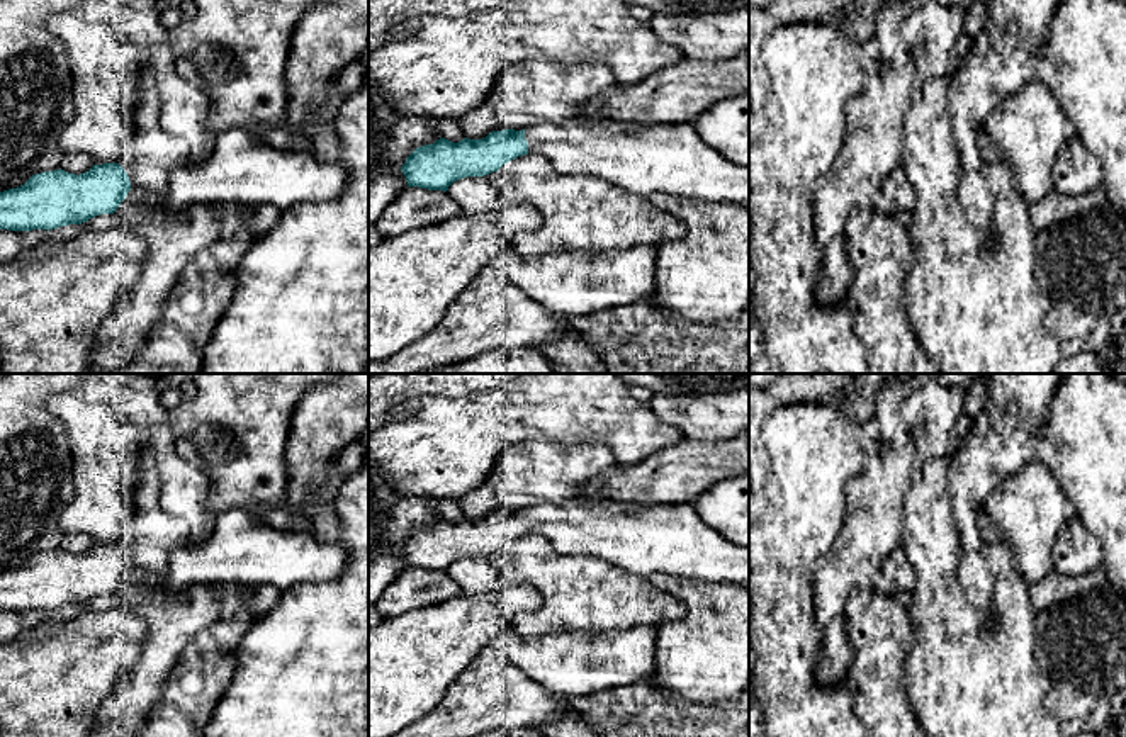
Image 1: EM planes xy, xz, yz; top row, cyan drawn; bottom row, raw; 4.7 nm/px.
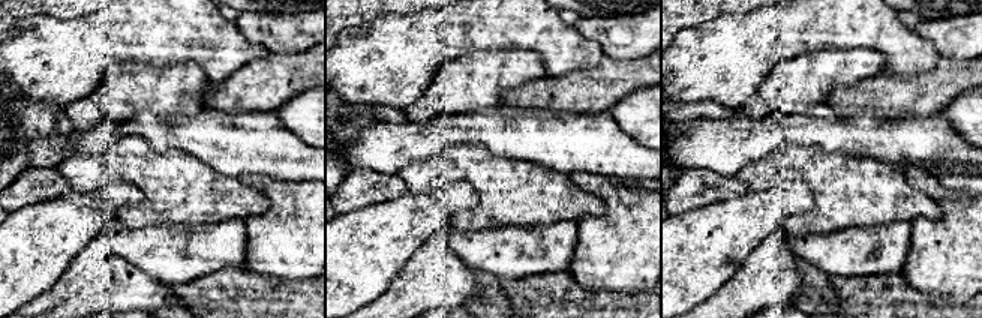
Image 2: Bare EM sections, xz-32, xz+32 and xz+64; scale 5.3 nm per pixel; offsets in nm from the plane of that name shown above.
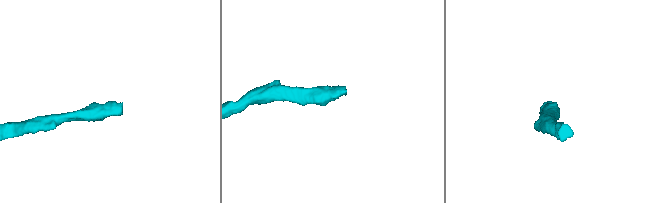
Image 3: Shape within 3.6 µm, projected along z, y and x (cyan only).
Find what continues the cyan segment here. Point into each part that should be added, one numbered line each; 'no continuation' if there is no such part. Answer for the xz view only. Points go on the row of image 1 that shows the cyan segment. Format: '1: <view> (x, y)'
1: xz (671, 158)

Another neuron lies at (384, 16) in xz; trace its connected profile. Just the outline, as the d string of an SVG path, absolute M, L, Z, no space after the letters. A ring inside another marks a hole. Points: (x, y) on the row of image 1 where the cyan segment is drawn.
M369 0L369 54L389 34L411 25L423 15L462 17L504 2L508 0Z

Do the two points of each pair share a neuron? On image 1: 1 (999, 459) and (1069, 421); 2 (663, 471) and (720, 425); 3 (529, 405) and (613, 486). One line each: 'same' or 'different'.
1: different
2: different
3: different

